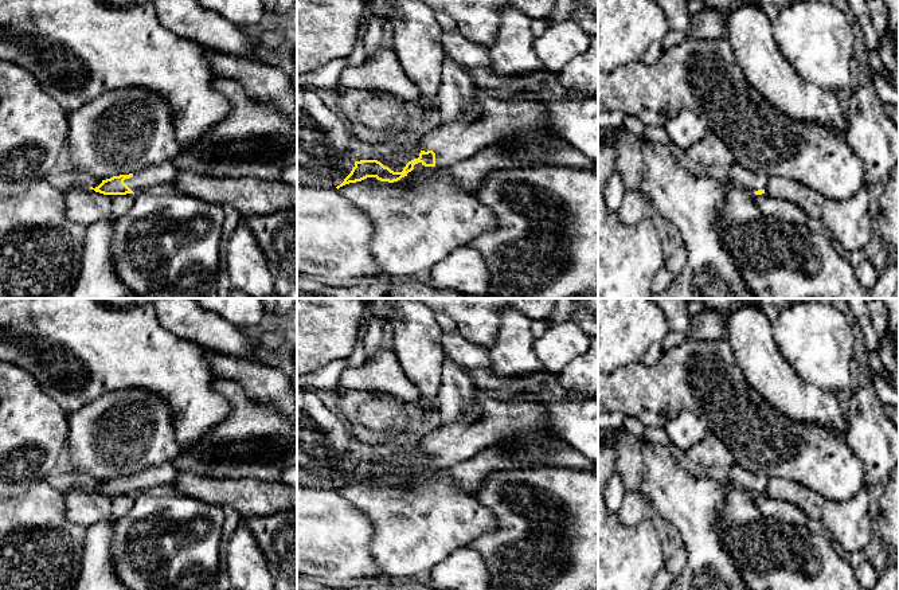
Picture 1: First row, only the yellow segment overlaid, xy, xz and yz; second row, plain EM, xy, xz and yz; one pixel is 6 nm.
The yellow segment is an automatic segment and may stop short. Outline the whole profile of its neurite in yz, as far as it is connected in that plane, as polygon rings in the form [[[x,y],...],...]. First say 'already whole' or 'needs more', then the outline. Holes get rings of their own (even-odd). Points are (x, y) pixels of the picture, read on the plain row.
needs more | [[[734,464],[723,476],[731,485],[744,489],[755,496],[765,495],[770,480],[766,474],[751,473],[738,464]]]

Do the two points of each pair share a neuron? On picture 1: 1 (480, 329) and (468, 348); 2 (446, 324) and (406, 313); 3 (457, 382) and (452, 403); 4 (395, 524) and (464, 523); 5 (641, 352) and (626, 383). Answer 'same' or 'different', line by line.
1: different
2: different
3: same
4: same
5: different

